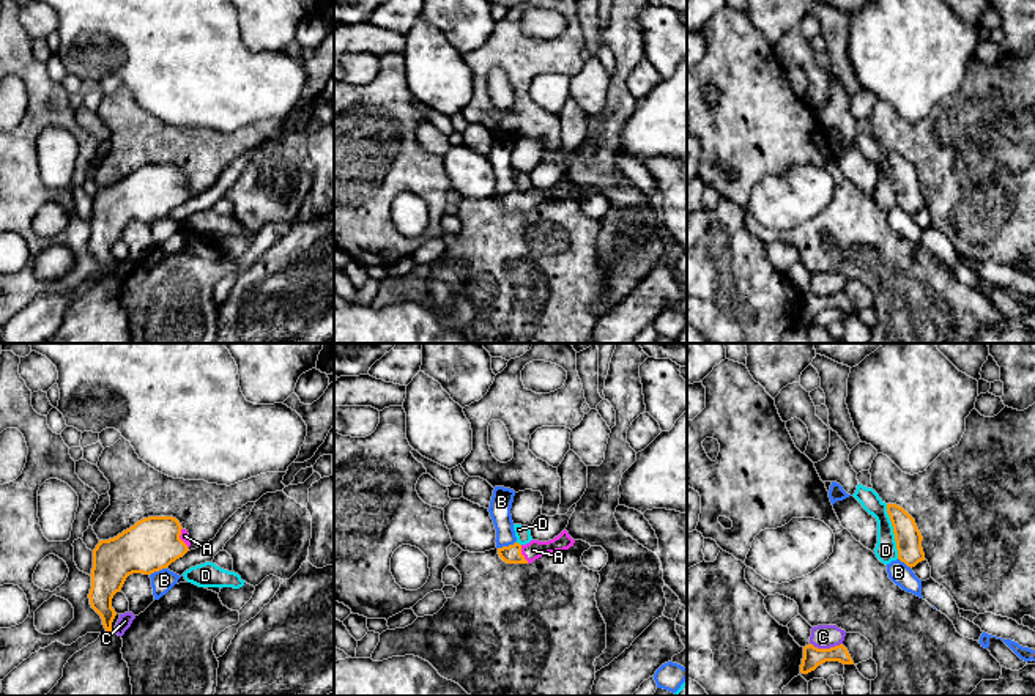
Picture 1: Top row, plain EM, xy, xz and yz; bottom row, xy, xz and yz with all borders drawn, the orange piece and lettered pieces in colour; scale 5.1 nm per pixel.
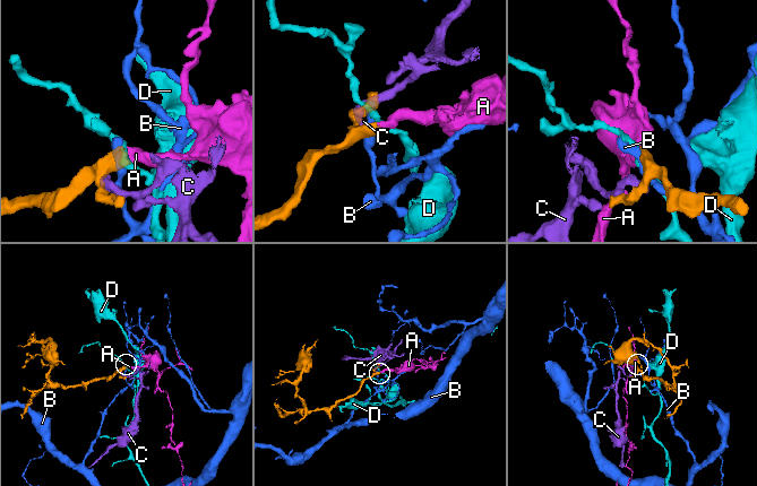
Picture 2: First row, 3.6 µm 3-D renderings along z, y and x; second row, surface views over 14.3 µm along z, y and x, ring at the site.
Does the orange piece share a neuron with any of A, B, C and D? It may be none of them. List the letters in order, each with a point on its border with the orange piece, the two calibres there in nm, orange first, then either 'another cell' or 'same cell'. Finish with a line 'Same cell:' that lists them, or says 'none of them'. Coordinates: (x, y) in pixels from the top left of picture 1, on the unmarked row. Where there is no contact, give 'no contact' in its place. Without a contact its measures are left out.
A: contact xz (522, 202); calibres 100 and 90 nm; same cell
B: contact xz (506, 194); calibres 100 and 110 nm; another cell
C: contact yz (826, 296); calibres 100 and 130 nm; another cell
D: contact yz (894, 178); calibres 140 and 110 nm; another cell
Same cell: A

